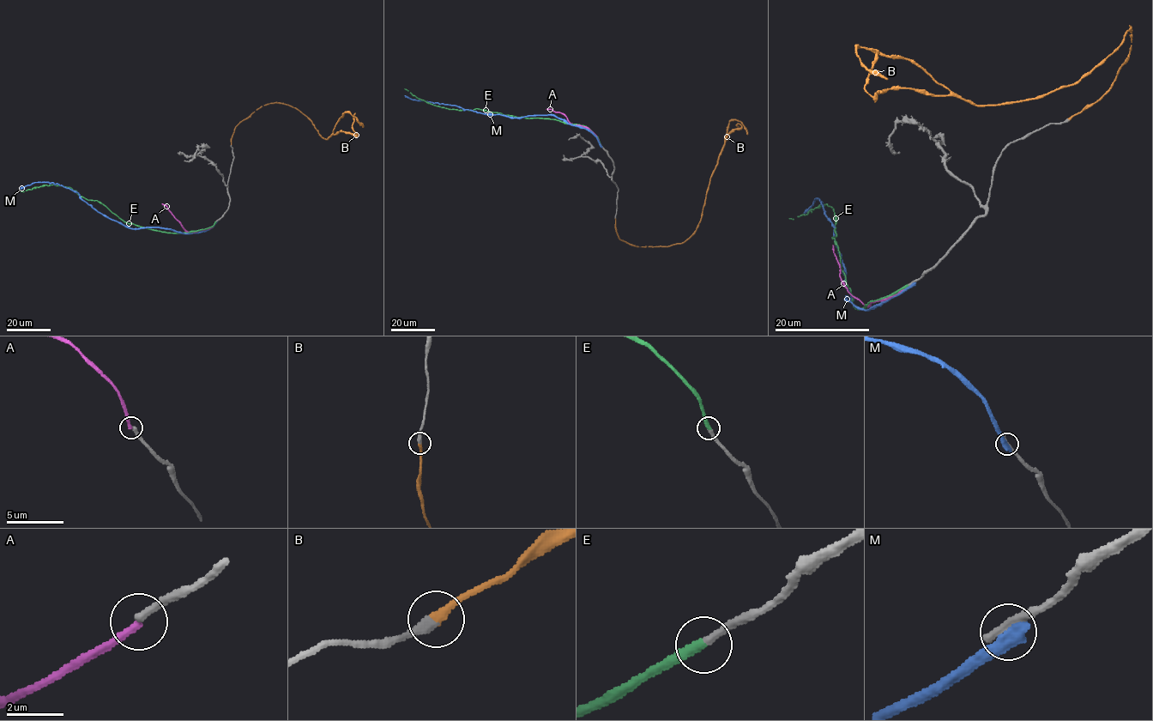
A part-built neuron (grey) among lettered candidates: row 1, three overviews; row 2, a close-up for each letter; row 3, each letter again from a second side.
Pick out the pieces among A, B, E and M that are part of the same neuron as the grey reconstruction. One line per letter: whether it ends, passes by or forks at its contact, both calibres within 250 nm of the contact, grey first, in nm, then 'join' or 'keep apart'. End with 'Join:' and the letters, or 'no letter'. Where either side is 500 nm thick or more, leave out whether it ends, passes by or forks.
A: it ends there; 280 nm thick on the grey side, 280 nm on the other; keep apart
B: it ends there; 360 nm thick on the grey side, 320 nm on the other; join
E: it ends there; 280 nm thick on the grey side, 360 nm on the other; join
M: 360 nm thick on the grey side, 550 nm on the other; keep apart
Join: B, E

